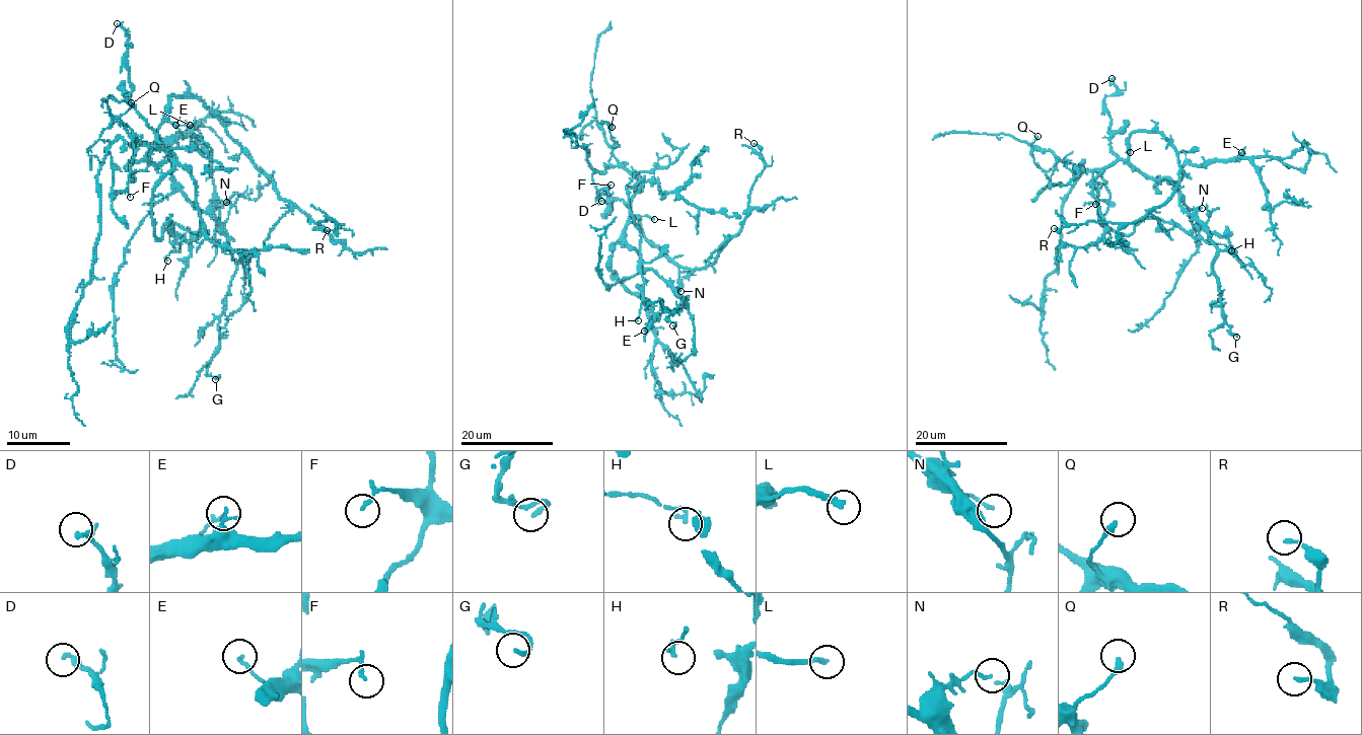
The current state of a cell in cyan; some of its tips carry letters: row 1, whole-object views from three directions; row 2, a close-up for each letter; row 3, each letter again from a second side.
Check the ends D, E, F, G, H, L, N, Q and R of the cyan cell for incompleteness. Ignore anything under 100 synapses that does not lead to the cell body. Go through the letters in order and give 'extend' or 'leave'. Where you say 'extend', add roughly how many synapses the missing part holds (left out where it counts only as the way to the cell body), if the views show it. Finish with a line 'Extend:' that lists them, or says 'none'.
D: leave
E: leave
F: leave
G: leave
H: leave
L: extend
N: leave
Q: leave
R: leave
Extend: L

